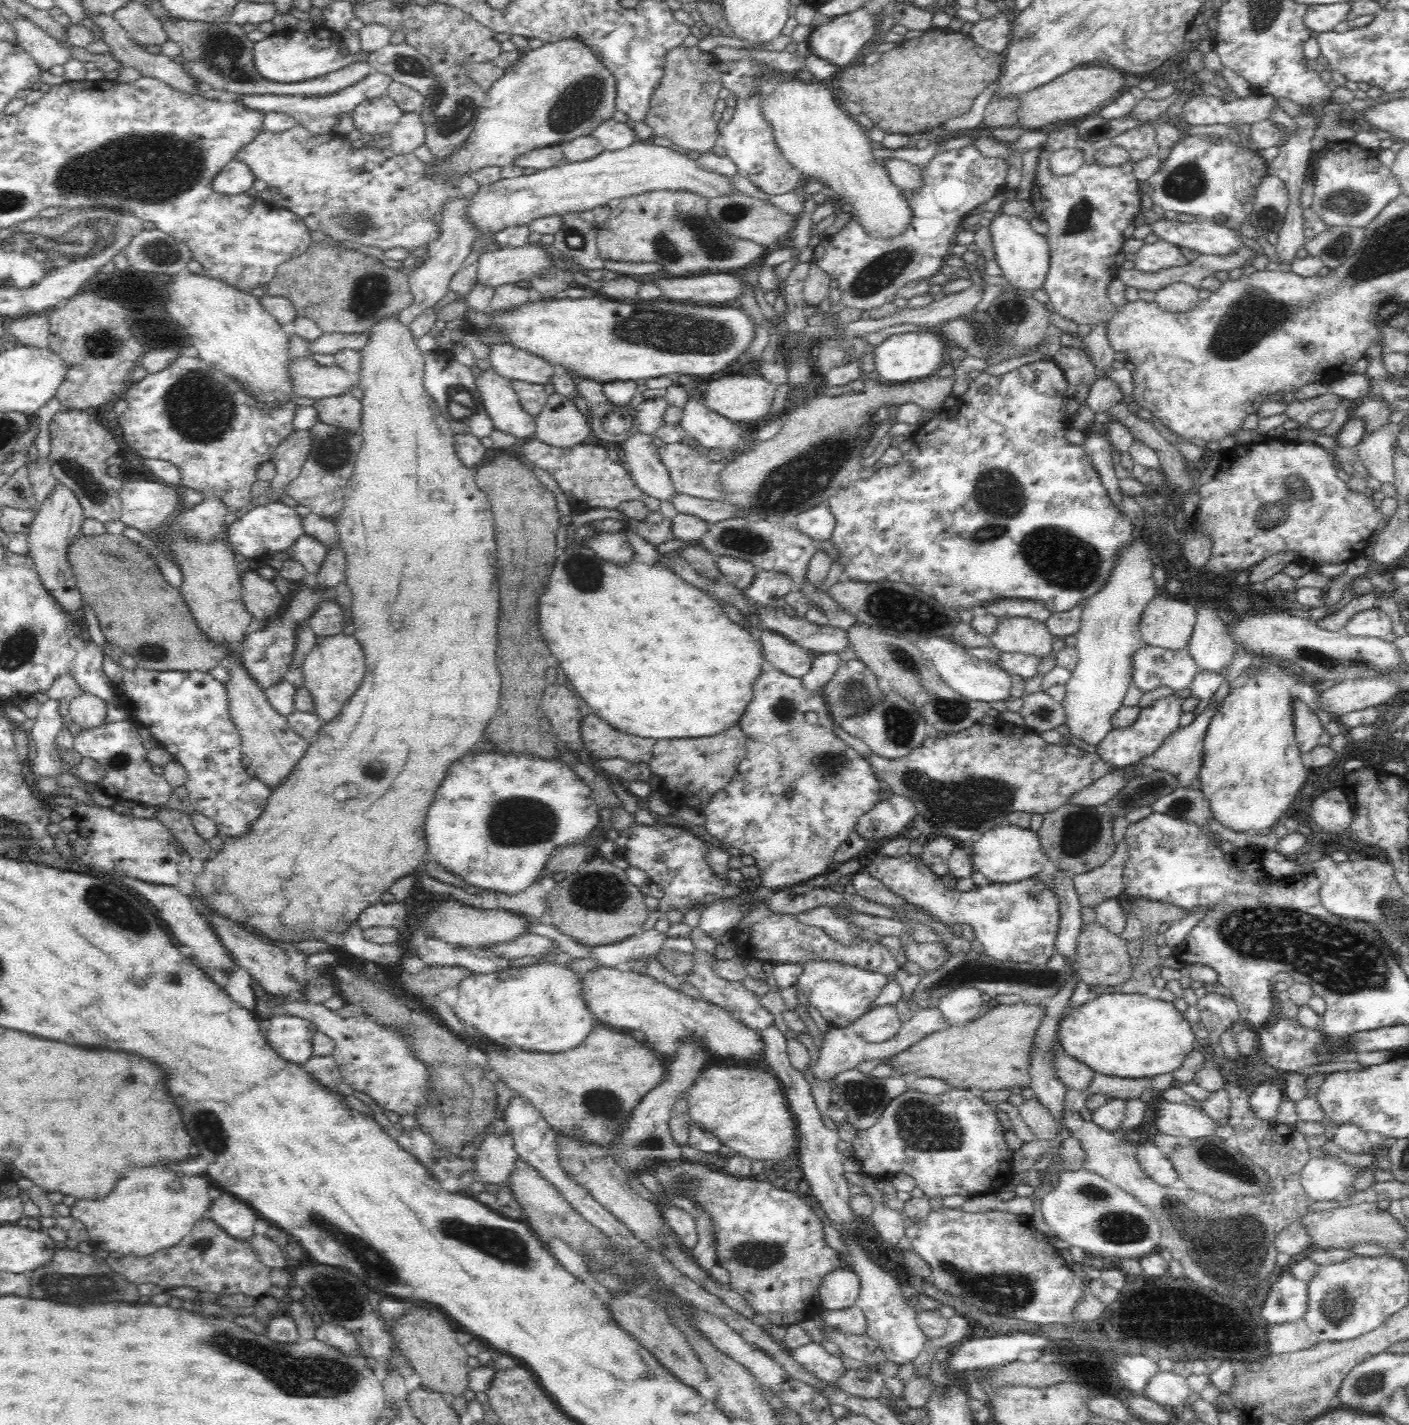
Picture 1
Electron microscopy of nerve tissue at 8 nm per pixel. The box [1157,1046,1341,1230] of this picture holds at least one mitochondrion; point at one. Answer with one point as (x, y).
(1217, 1158)

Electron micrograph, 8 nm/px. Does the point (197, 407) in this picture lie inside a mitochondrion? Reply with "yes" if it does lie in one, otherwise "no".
yes

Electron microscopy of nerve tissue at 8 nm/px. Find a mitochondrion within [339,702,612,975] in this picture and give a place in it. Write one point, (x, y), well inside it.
(523, 821)

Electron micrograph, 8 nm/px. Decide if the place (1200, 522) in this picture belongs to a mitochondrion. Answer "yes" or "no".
no

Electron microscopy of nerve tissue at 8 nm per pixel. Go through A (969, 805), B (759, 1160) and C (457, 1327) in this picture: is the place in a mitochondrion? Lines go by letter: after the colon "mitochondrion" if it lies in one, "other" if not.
A: mitochondrion
B: other
C: other

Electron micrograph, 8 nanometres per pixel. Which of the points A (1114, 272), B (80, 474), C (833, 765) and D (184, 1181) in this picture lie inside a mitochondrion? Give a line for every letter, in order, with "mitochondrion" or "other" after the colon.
A: other
B: mitochondrion
C: mitochondrion
D: other

